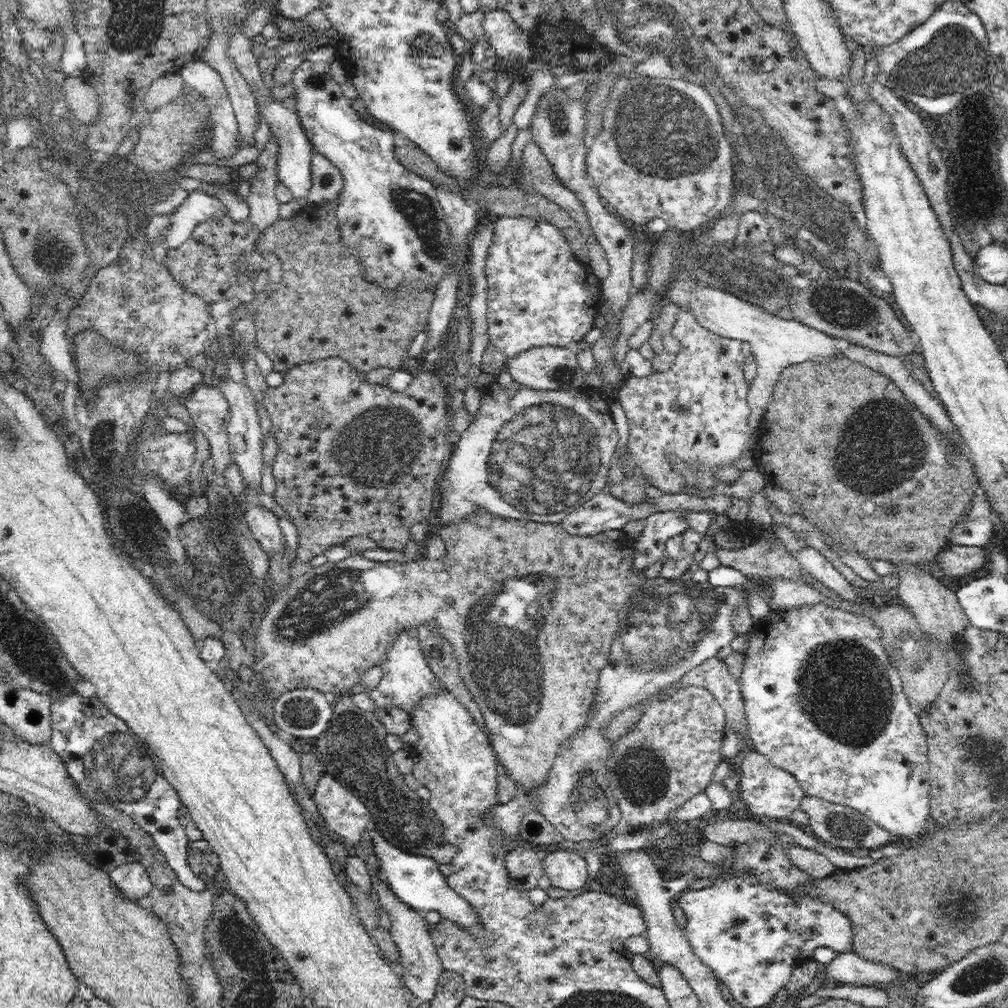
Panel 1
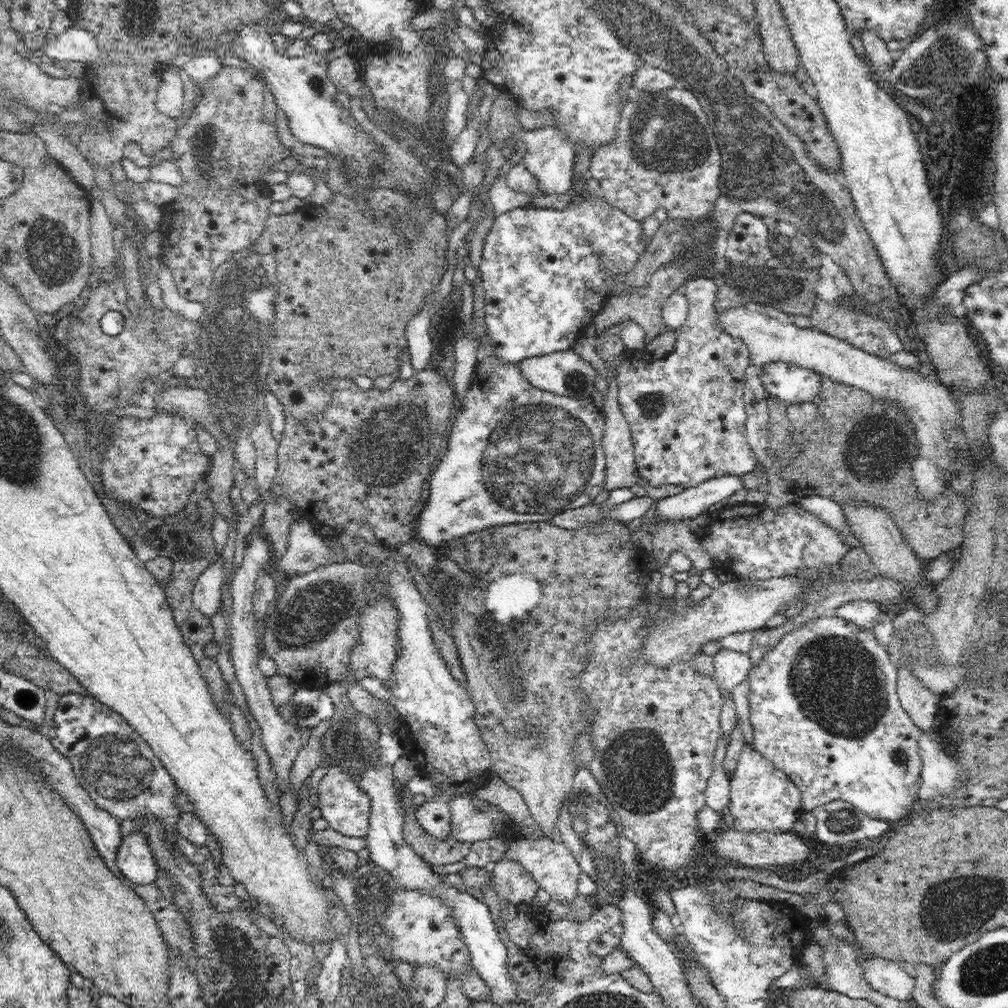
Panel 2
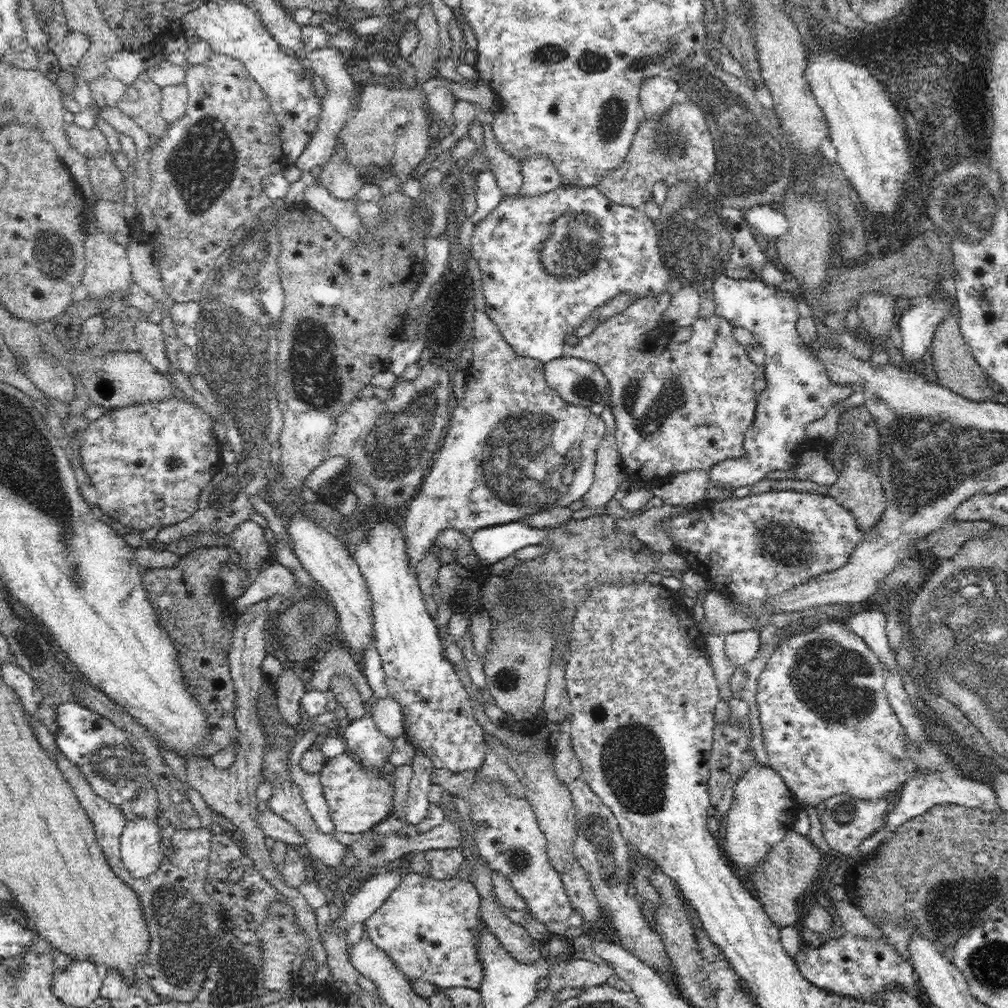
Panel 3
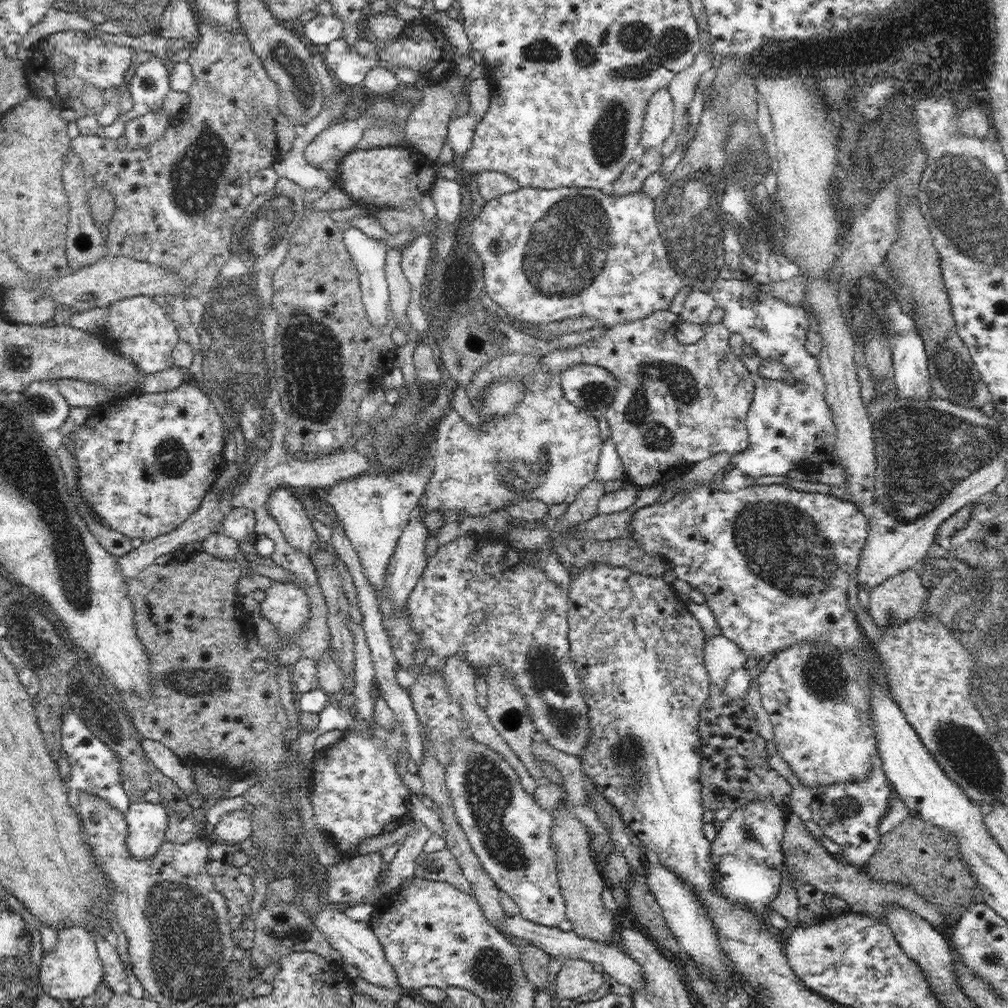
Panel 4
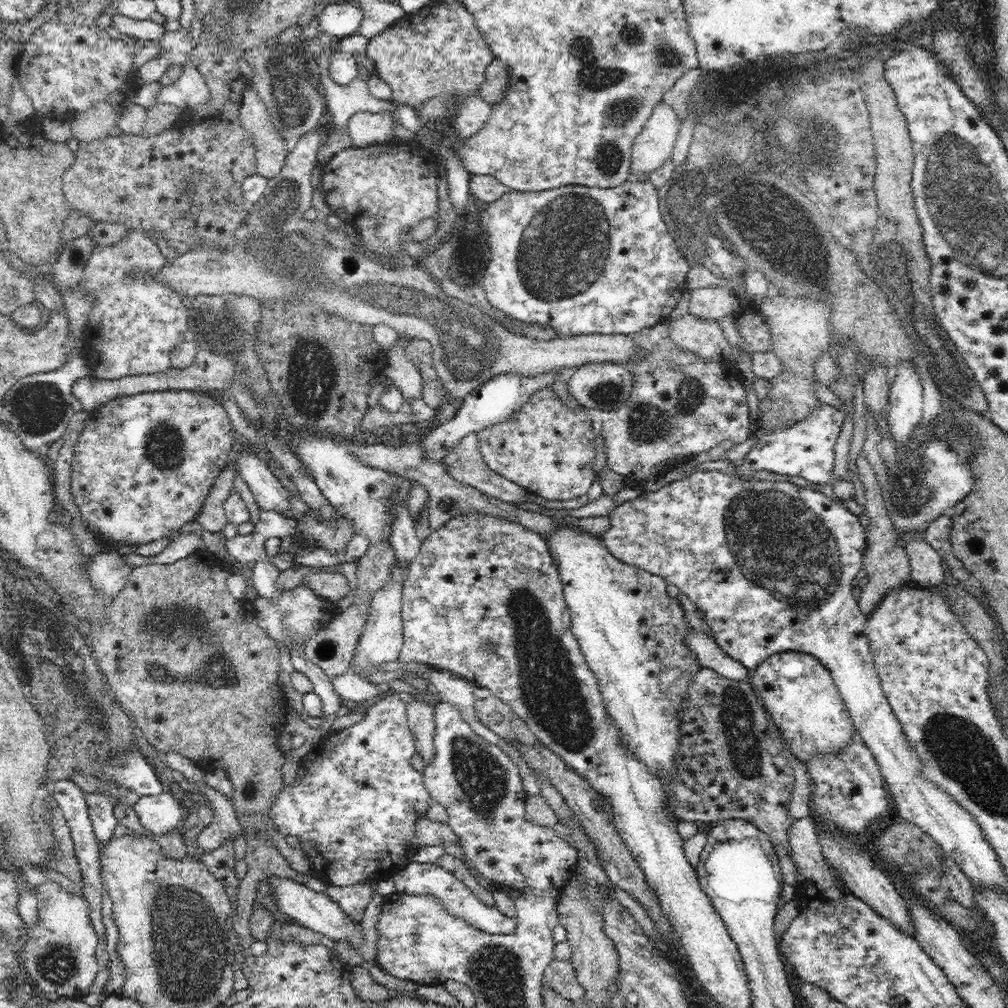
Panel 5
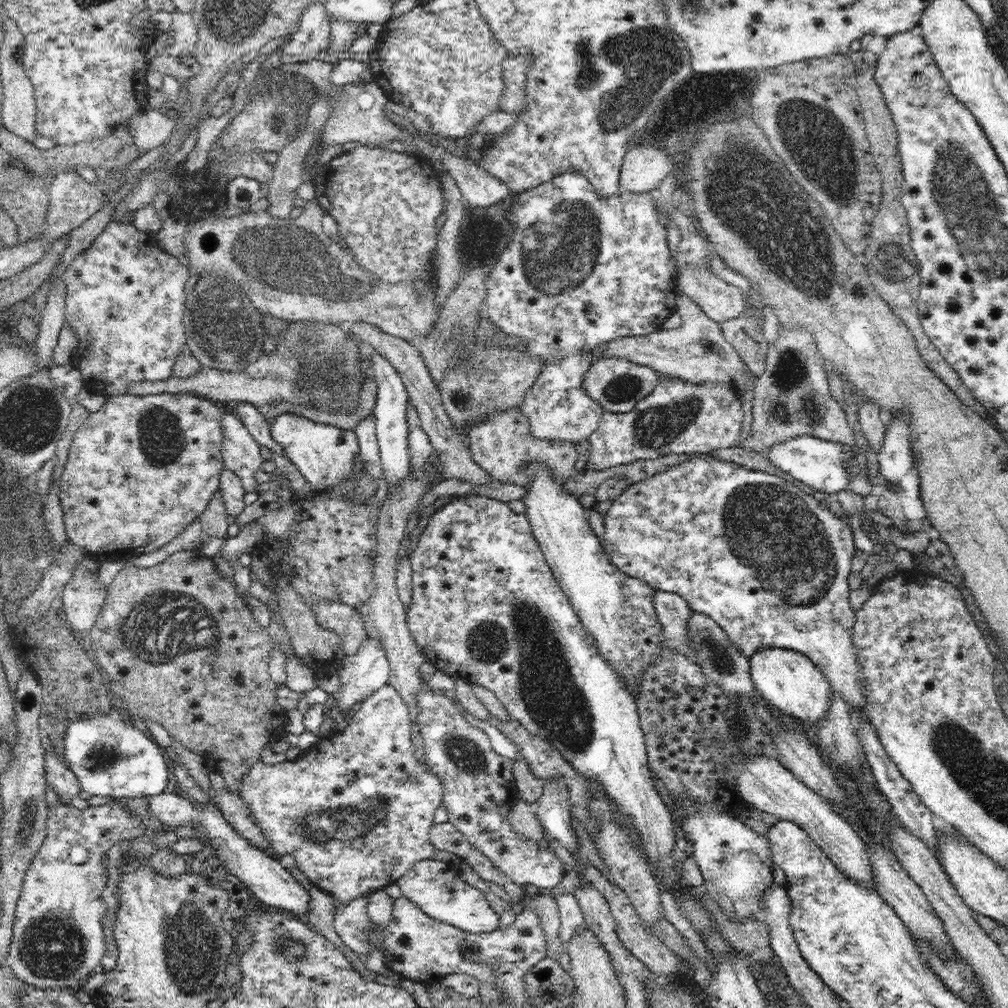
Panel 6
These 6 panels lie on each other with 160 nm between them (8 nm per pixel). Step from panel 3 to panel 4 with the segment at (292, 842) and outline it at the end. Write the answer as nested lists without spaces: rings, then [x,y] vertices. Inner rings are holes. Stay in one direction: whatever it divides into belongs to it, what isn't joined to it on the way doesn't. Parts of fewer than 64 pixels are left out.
[[[244,806],[242,810],[228,812],[212,832],[211,841],[238,845],[250,838],[252,832],[251,806]]]

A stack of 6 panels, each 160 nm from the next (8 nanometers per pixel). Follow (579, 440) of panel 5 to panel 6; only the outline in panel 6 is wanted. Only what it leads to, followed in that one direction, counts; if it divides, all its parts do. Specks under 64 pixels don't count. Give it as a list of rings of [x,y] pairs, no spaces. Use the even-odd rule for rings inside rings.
[[[520,406],[487,415],[483,420],[473,423],[468,428],[466,436],[472,458],[475,459],[478,466],[482,467],[482,470],[485,470],[492,479],[497,481],[528,488],[531,480],[523,472],[528,463],[548,466],[552,475],[560,481],[560,485],[568,480],[569,476],[583,472],[583,470],[576,469],[574,465],[579,456],[576,452],[576,445],[534,437],[530,433],[528,419]]]

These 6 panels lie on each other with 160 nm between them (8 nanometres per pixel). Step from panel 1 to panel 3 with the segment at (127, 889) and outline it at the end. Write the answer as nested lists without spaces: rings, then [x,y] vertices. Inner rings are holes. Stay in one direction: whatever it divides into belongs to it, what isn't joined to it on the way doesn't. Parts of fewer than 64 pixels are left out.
[[[136,818],[124,824],[119,838],[120,854],[126,870],[132,877],[146,878],[162,865],[163,838],[164,831],[154,820]]]

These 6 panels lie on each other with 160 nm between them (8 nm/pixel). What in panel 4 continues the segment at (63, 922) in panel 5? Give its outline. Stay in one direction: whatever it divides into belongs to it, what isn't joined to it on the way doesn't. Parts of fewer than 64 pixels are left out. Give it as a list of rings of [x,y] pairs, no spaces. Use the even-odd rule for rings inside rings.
[[[80,925],[61,928],[50,954],[43,954],[39,977],[46,994],[66,1005],[94,994],[103,979],[103,964],[98,958],[95,936],[86,927]]]

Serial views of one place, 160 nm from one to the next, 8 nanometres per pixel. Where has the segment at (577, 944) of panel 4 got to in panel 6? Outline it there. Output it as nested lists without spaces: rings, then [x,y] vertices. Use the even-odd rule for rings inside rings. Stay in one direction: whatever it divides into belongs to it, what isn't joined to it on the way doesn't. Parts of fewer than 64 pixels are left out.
[[[420,860],[396,883],[408,900],[415,902],[427,916],[438,921],[474,934],[494,932],[499,928],[500,916],[490,906],[484,893],[464,881],[446,862]]]

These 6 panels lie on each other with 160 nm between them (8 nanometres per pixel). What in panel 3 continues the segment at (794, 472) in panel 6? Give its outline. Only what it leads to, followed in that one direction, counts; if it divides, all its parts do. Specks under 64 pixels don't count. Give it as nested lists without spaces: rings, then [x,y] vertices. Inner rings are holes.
[[[723,272],[715,278],[713,284],[715,315],[720,321],[726,321],[731,328],[740,326],[754,333],[754,339],[760,341],[765,351],[766,367],[764,378],[766,386],[757,396],[757,407],[754,422],[749,426],[745,434],[744,454],[737,459],[722,461],[713,465],[708,472],[708,488],[716,489],[716,485],[740,486],[750,485],[762,480],[774,470],[792,469],[800,452],[810,448],[814,442],[806,435],[806,426],[818,418],[824,418],[826,412],[835,404],[847,399],[853,392],[852,385],[837,385],[829,380],[826,368],[815,358],[814,353],[805,346],[803,339],[799,336],[796,324],[799,320],[798,302],[788,291],[775,288],[764,283],[761,278],[754,280],[736,280],[726,276]]]

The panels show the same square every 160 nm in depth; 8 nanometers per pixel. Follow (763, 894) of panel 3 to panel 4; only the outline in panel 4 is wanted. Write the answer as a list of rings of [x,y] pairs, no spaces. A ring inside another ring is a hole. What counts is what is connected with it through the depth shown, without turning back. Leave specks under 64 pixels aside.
[[[795,813],[788,816],[788,820],[786,820],[782,853],[785,860],[780,878],[780,892],[770,902],[770,907],[771,911],[776,911],[788,921],[789,931],[800,926],[798,919],[799,900],[796,889],[793,887],[796,881],[814,885],[816,890],[822,889],[825,893],[835,894],[845,900],[855,914],[864,914],[875,920],[887,922],[887,924],[886,914],[888,914],[888,908],[894,908],[894,905],[900,905],[902,909],[914,912],[932,927],[945,922],[945,919],[937,910],[937,906],[926,901],[920,893],[916,893],[908,885],[890,883],[888,881],[874,881],[866,875],[864,867],[838,862],[836,858],[833,858],[832,854],[827,852],[820,840],[808,831],[805,822]]]

